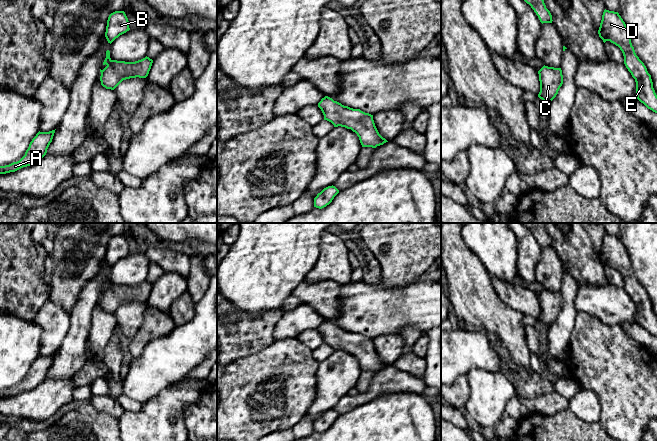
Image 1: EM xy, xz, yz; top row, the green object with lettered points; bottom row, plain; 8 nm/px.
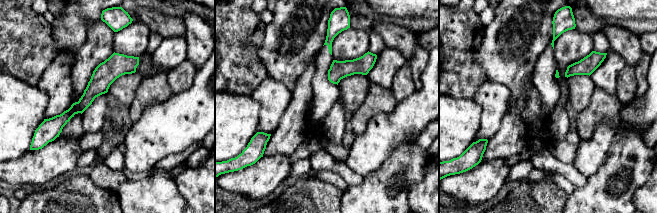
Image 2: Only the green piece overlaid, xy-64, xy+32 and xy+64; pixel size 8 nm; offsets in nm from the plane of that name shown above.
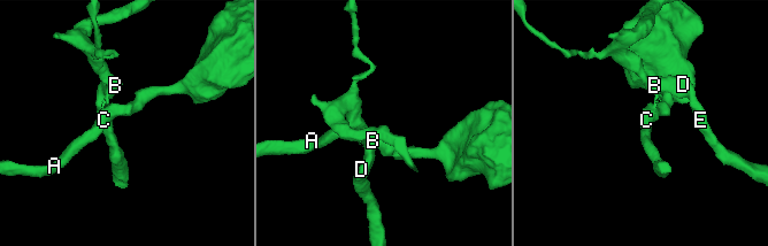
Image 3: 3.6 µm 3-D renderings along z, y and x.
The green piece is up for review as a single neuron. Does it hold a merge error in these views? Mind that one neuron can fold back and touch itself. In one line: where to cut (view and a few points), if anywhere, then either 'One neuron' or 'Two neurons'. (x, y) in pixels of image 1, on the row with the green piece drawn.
Split along xy (111, 60), (107, 65). Two neurons

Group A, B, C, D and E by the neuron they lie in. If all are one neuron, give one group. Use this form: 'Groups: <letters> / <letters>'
Groups: A C / B D E

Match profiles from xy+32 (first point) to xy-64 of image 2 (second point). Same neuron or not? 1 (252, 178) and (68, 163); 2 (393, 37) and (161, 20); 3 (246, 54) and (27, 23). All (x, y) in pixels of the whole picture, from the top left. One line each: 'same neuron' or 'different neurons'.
1: same neuron
2: same neuron
3: same neuron

